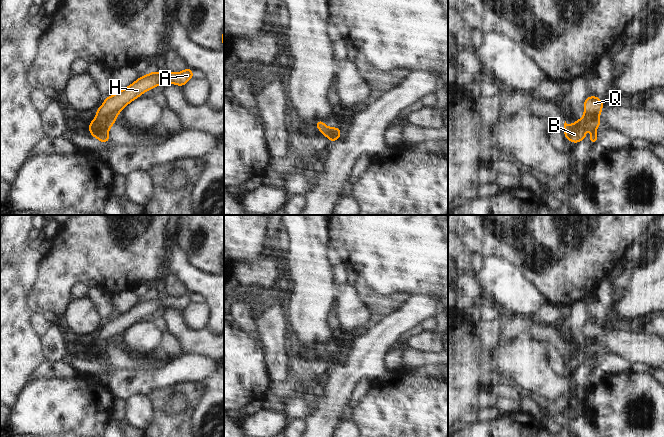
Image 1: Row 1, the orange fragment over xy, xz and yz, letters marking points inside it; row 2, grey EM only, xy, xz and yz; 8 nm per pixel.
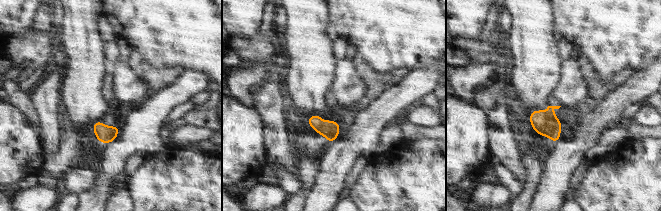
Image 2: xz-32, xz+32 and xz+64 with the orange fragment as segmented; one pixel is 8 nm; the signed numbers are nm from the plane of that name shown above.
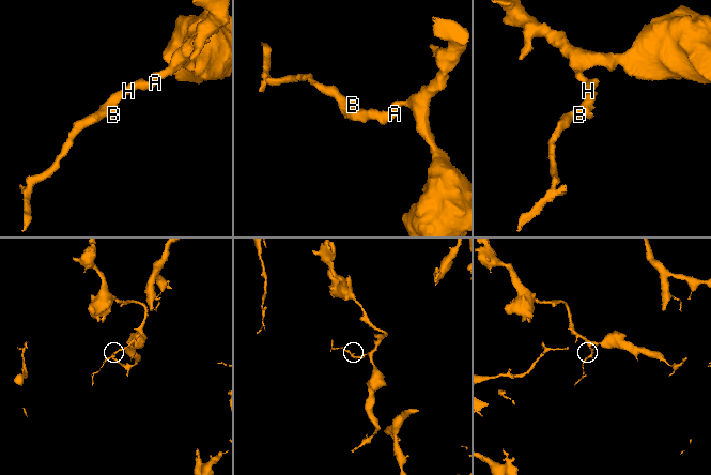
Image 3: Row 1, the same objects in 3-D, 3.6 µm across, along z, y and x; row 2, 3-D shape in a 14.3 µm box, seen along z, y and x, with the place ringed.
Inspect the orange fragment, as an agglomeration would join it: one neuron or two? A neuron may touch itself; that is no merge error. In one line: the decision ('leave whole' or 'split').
leave whole

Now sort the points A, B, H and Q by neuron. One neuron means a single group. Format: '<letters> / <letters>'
A B H Q

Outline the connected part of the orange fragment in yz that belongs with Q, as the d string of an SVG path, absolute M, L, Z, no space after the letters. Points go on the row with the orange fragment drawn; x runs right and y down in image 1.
M592 95L587 97L583 103L585 115L579 118L577 122L573 122L571 126L565 121L563 131L565 138L575 145L579 141L585 141L584 133L587 129L591 129L592 134L588 142L591 144L597 143L598 135L596 134L596 130L601 123L599 115L603 107L603 101L599 97Z

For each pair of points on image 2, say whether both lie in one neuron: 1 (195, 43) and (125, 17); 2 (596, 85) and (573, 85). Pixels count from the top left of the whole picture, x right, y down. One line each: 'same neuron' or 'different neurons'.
1: same neuron
2: different neurons

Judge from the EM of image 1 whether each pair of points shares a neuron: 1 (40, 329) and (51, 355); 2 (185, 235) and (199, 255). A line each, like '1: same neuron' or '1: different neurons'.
1: different neurons
2: same neuron

